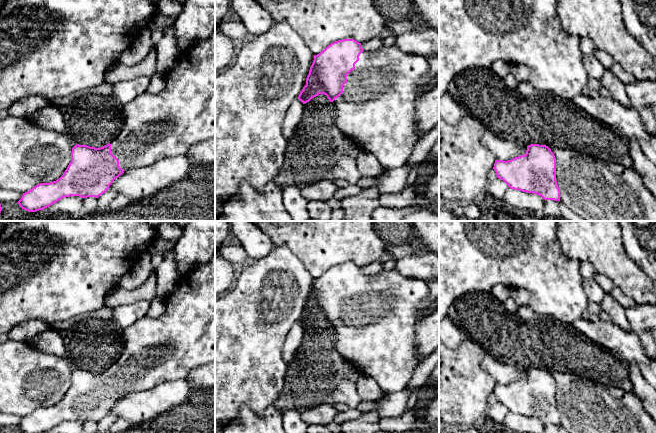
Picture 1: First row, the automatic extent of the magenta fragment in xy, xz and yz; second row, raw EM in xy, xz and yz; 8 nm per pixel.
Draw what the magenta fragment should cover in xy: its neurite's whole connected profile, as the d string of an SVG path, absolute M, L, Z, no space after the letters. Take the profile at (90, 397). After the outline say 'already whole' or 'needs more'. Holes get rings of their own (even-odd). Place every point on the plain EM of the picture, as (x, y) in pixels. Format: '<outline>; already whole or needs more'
M215 253L207 263L183 278L165 304L166 310L160 317L144 316L122 331L123 351L110 367L100 372L76 368L63 399L56 405L40 407L23 417L17 426L19 430L22 433L45 433L64 421L98 422L125 395L149 390L166 381L184 379L191 370L215 362Z; needs more

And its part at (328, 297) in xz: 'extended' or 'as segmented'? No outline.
extended

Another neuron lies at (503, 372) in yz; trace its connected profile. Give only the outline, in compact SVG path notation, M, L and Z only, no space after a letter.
M485 353L482 361L483 369L493 378L495 384L508 385L525 379L527 369L513 365L510 361L500 361Z

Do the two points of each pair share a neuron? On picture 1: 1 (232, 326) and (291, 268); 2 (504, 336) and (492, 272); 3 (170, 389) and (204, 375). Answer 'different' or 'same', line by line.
1: same
2: different
3: different

